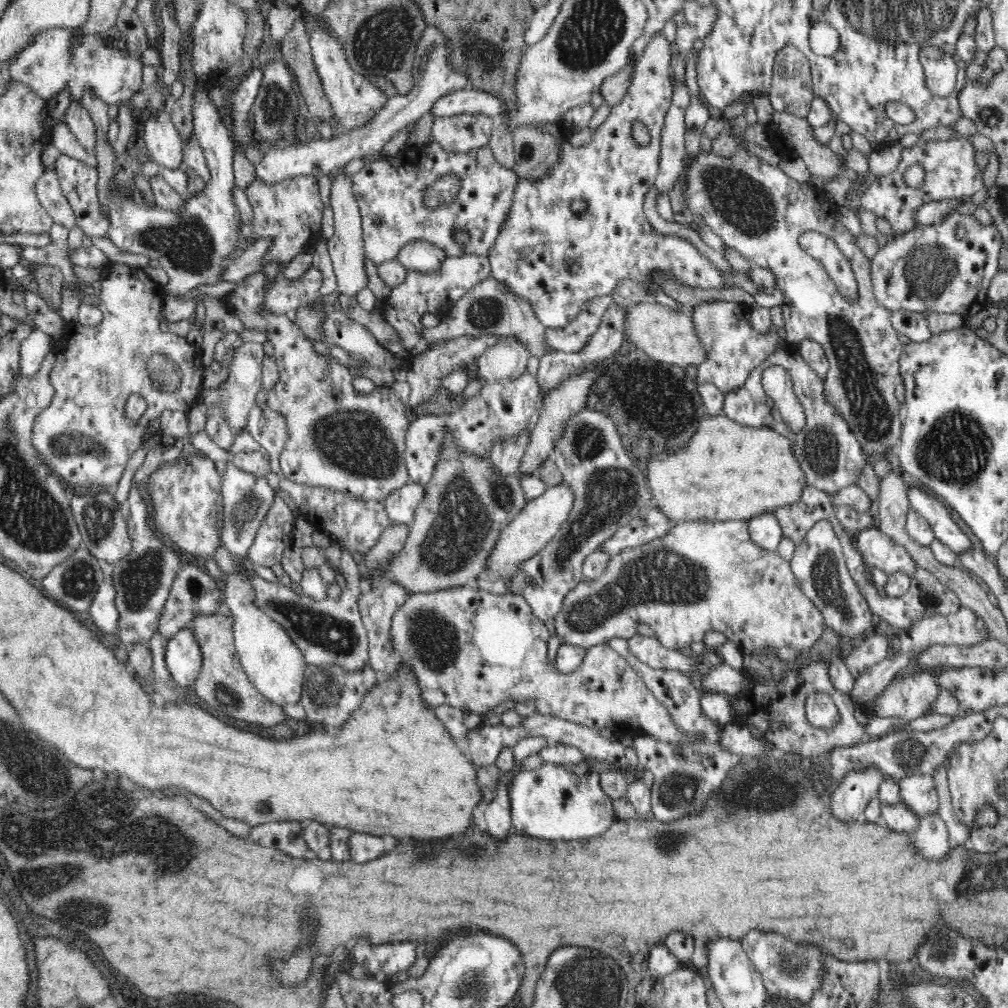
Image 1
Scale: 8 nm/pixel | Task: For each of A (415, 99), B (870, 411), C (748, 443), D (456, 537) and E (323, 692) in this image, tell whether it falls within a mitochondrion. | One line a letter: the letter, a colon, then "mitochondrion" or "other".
A: other
B: mitochondrion
C: other
D: mitochondrion
E: mitochondrion

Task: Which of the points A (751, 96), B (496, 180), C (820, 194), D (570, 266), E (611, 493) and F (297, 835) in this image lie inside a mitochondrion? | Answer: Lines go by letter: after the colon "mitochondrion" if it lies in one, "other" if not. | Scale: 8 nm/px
A: other
B: other
C: other
D: other
E: mitochondrion
F: other

